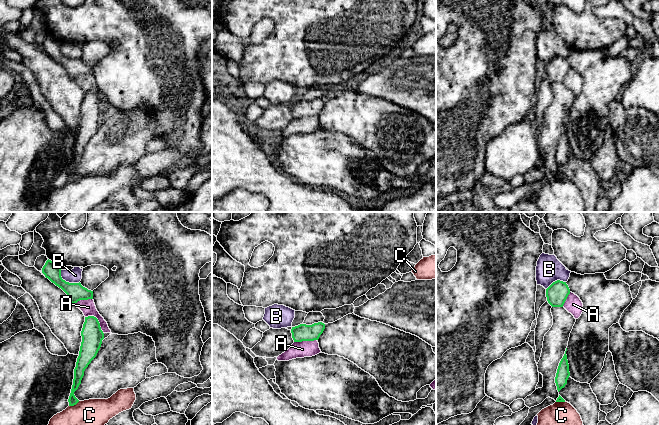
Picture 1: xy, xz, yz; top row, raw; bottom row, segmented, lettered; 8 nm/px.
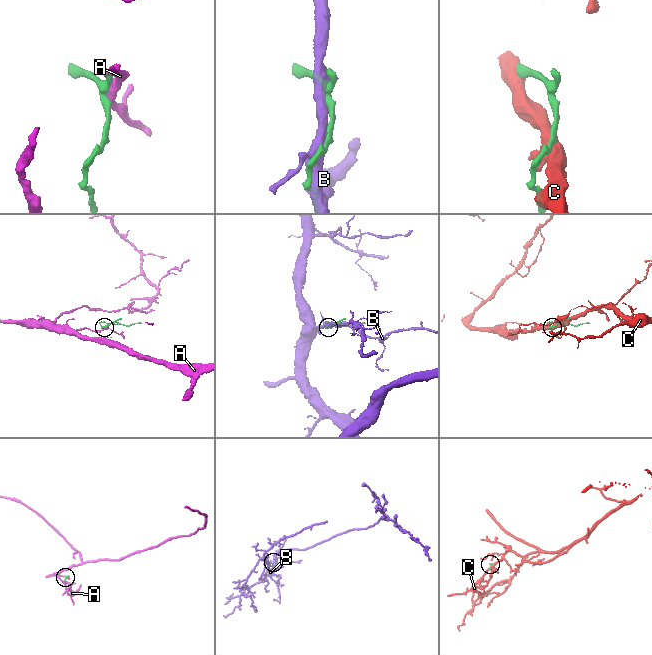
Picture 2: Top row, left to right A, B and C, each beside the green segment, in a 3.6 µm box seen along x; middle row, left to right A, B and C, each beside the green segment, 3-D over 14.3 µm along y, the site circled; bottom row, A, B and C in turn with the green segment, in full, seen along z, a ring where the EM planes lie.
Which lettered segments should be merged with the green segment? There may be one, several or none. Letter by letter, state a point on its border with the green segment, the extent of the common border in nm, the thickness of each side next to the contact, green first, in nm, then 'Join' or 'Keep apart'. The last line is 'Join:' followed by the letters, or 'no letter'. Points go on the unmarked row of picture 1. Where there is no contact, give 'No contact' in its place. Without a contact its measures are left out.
A: Touches green at xy (97, 96). Shared border 200 nm. Thickness 170 nm (green) against 120 nm. Keep apart
B: Touches green at xy (67, 58). Shared border 190 nm. Thickness 140 nm (green) against 110 nm. Join
C: Touches green at xy (74, 180). Shared border 100 nm. Thickness 80 nm (green) against 360 nm. Keep apart
Join: B

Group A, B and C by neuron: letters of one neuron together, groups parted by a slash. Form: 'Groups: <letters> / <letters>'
Groups: A / B / C

